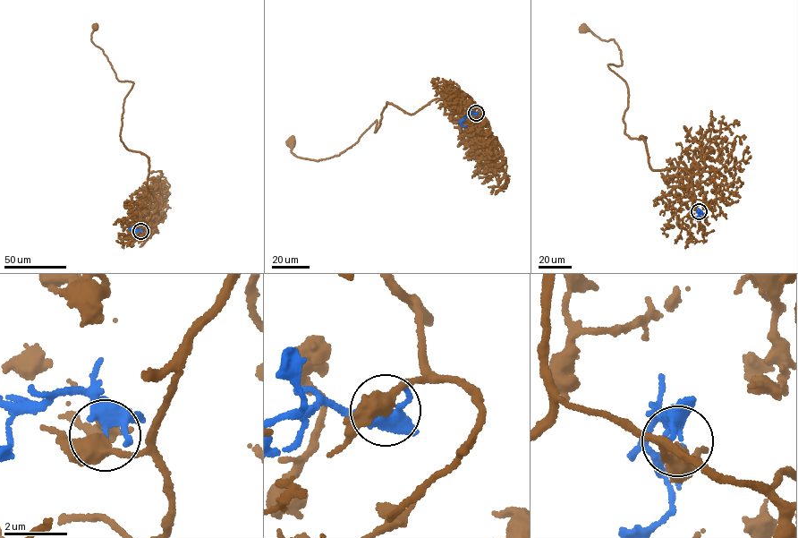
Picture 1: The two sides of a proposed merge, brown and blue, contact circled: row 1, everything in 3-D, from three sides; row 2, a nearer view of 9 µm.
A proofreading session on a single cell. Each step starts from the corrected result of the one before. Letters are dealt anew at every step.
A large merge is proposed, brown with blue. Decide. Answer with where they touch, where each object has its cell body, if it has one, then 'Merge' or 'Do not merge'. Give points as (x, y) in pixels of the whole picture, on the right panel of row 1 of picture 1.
Place: (699, 211). Soma of brown: (583, 29). Soma of blue: none. Do not merge

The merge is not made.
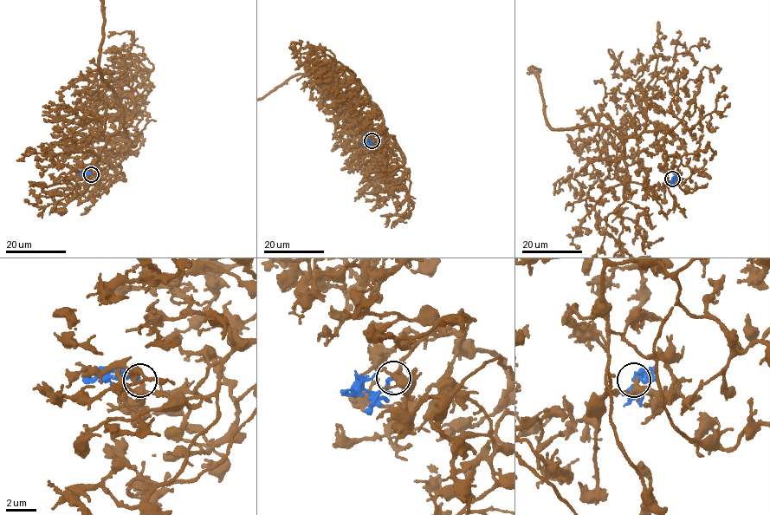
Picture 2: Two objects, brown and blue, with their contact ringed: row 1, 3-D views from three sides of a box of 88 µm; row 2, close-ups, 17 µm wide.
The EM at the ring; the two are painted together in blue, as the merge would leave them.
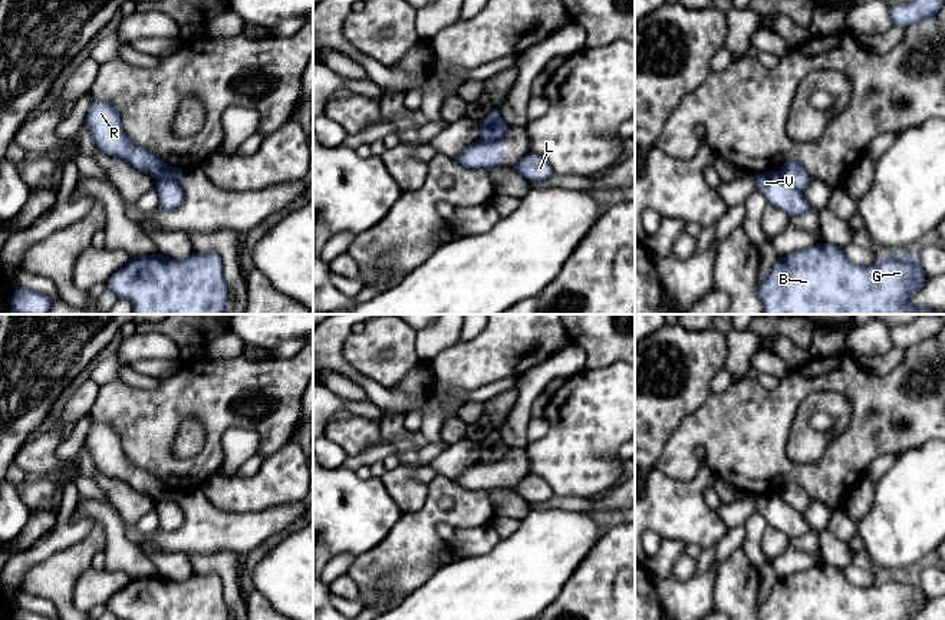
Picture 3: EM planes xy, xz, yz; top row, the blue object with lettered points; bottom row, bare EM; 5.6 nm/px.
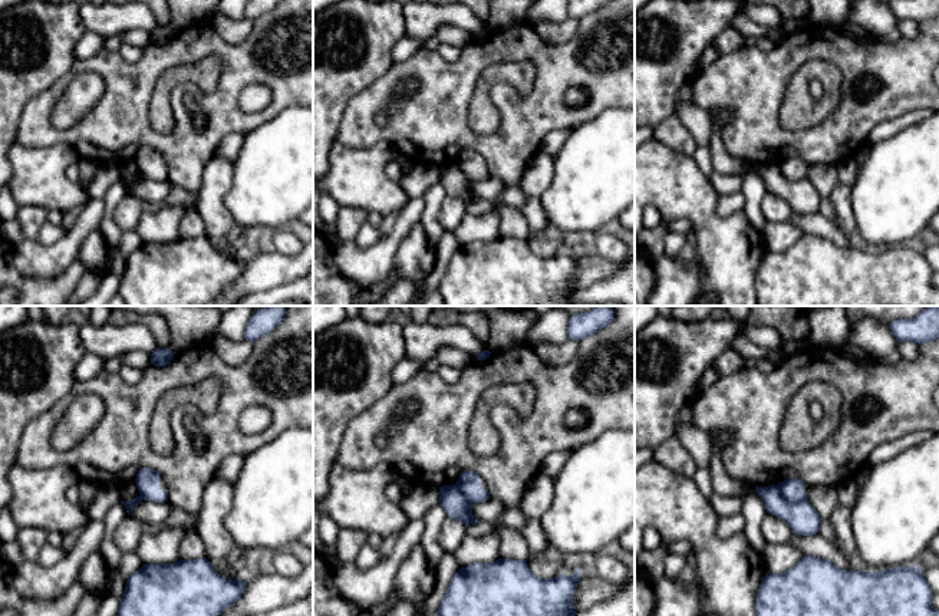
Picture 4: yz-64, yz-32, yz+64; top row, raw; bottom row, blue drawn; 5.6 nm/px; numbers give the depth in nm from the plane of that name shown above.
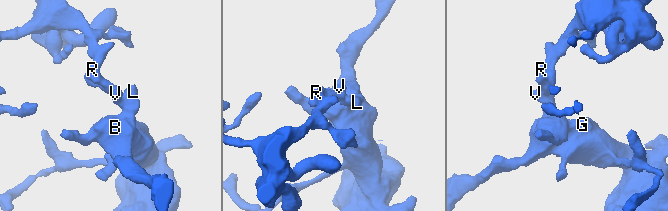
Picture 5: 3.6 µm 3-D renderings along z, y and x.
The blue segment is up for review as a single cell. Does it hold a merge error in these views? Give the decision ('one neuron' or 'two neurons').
two neurons

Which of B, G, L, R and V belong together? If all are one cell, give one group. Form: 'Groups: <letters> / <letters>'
Groups: B G L V / R

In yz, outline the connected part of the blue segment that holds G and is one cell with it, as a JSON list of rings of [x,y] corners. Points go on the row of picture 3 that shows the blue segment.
[[[832,244],[778,257],[757,296],[764,314],[945,314],[911,304],[926,273],[911,253],[859,266]]]

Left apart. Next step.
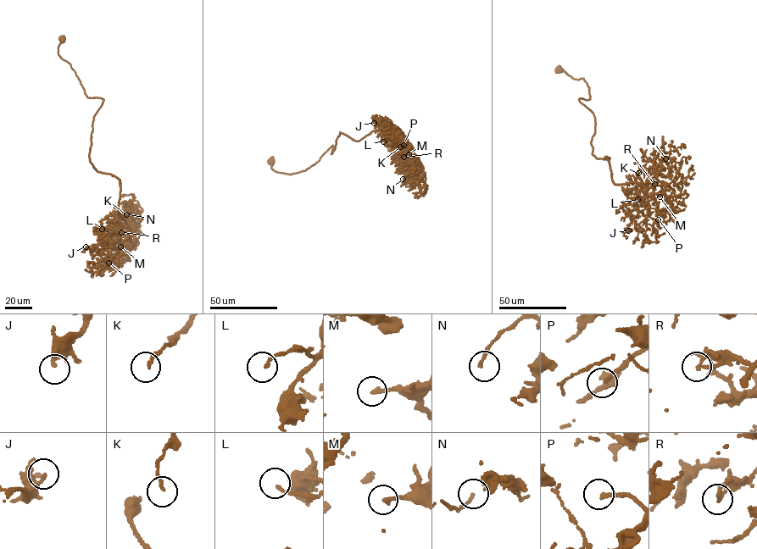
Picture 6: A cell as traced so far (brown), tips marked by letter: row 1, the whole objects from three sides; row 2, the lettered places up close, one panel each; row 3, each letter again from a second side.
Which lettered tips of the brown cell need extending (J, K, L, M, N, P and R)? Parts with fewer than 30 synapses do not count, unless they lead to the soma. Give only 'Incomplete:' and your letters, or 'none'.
Incomplete: M, P

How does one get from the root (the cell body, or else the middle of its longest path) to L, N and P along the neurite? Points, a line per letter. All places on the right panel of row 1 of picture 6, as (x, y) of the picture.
L: (559, 69), (587, 83), (592, 154), (609, 158), (615, 183), (643, 186), (637, 199)
N: (559, 69), (589, 87), (579, 99), (594, 116), (592, 154), (609, 158), (615, 183), (653, 187), (665, 158)
P: (559, 69), (589, 87), (579, 99), (594, 116), (592, 154), (609, 158), (615, 183), (643, 186), (658, 219)

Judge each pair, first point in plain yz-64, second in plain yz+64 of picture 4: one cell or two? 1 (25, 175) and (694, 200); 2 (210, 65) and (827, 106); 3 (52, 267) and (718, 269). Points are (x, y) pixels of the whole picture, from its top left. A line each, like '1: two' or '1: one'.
1: one
2: one
3: two

